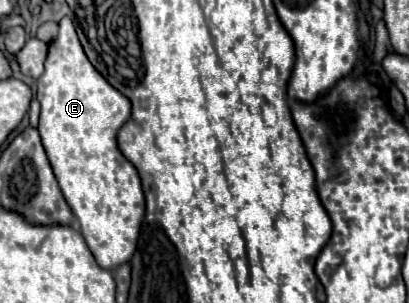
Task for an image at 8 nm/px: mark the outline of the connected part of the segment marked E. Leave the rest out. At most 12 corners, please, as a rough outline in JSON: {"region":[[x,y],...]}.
{"region":[[69,17],[49,43],[37,129],[103,269],[145,215],[117,147],[131,101]]}

